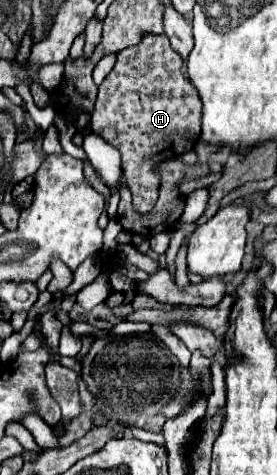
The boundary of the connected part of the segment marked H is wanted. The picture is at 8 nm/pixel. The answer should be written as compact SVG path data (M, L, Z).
M146 34L142 44L124 48L112 72L98 86L96 106L90 118L92 132L122 154L122 174L138 214L154 208L158 178L152 174L156 162L170 160L196 146L200 136L202 100L182 74L184 60L170 46L166 34Z

